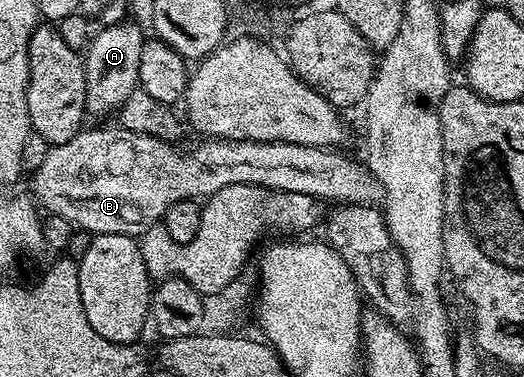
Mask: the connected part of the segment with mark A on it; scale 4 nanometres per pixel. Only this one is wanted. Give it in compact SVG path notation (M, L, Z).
M134 22L104 25L90 40L85 61L85 110L90 117L116 113L127 94L138 88L139 54L143 54L146 37Z

